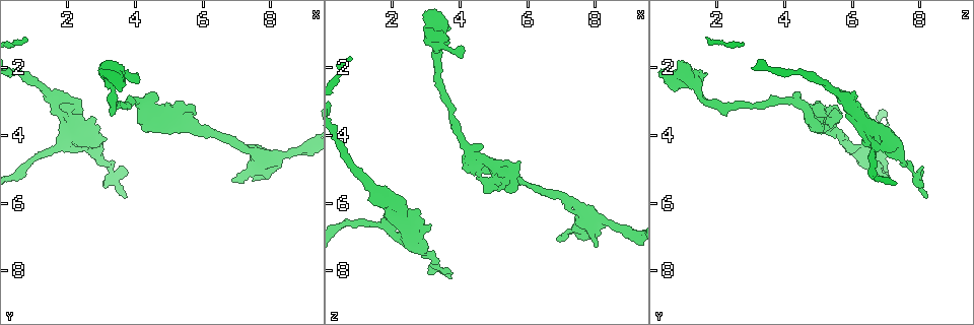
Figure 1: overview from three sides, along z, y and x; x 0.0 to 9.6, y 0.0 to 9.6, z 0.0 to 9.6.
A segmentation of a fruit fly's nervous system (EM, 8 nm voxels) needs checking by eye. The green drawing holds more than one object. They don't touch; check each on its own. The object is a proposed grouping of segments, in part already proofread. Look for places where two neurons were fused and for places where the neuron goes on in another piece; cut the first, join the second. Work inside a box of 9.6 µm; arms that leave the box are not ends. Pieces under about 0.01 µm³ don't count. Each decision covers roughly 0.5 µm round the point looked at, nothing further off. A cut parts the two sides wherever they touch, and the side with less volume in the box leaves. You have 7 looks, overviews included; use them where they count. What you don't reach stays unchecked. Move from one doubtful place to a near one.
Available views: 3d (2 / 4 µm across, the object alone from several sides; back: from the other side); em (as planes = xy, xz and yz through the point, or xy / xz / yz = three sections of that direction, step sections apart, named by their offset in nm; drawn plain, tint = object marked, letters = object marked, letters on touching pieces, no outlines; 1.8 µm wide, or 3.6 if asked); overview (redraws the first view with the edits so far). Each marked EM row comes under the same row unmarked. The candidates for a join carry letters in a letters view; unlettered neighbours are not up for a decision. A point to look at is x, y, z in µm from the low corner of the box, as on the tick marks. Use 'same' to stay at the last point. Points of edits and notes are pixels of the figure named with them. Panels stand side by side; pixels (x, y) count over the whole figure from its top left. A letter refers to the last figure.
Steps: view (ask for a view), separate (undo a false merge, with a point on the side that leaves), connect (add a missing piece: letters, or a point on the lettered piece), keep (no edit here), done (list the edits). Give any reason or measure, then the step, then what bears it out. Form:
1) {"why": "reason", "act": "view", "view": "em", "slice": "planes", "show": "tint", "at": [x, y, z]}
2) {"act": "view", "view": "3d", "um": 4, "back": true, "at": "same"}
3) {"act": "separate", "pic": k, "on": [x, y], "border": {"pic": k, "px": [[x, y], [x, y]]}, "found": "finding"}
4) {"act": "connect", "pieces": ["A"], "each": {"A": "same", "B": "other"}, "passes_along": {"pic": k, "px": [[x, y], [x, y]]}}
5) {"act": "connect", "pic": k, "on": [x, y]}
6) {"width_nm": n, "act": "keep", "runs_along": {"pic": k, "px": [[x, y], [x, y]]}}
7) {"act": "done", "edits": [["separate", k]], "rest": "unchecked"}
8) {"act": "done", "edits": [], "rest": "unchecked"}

{"why": "free end", "act": "view", "view": "em", "um": 3.6, "slice": "xz", "step": 8, "show": "tint", "at": [4.15, 3.60, 4.65]}

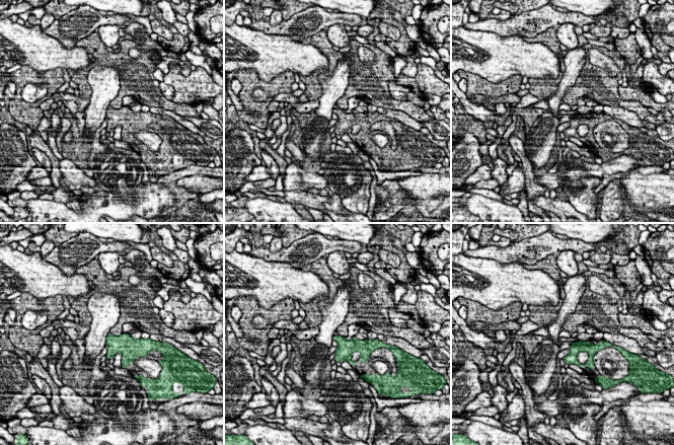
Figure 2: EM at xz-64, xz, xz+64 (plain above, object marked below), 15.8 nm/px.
{"act": "view", "view": "em", "um": 3.6, "slice": "planes", "show": "letters", "at": "same"}

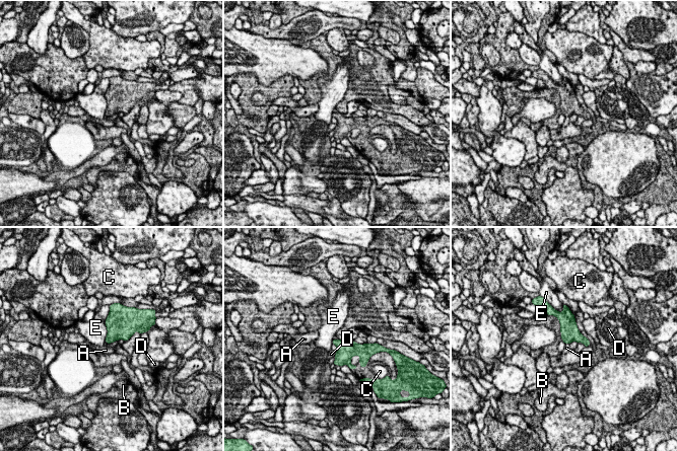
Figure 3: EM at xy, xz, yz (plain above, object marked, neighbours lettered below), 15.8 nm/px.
{"act": "keep", "each": {"A": "other", "B": "other", "C": "other", "D": "other", "E": "other"}, "border": {"pic": 3, "px": [[568, 343], [565, 345]]}, "found": "no lettered piece goes on from it"}

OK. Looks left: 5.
{"why": "three-way junction", "act": "view", "view": "em", "slice": "yz", "step": 4, "show": "tint", "at": [3.30, 2.50, 1.35]}

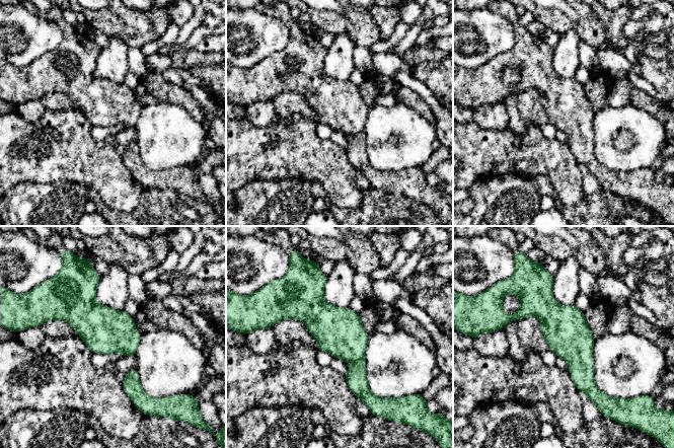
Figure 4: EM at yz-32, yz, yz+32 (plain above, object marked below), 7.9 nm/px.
{"why": "another direction", "act": "view", "view": "em", "slice": "xy", "step": 8, "show": "tint", "at": "same"}

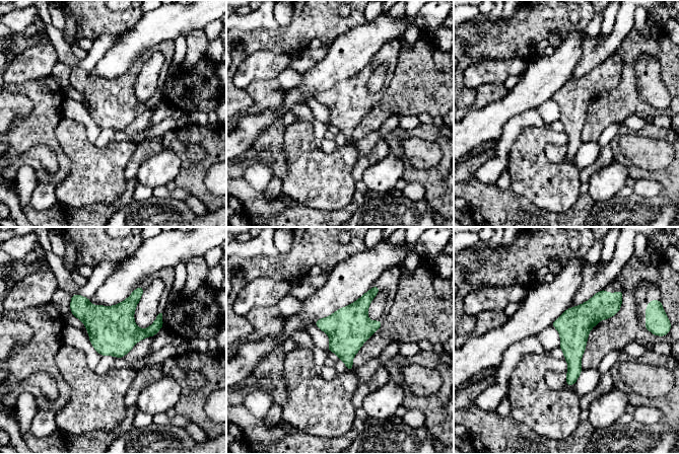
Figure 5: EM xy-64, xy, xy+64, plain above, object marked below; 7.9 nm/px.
{"act": "view", "view": "em", "slice": "xy", "step": 8, "show": "letters", "at": "same"}

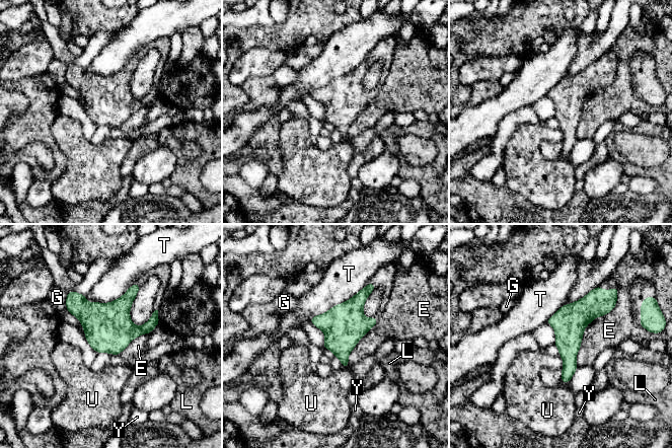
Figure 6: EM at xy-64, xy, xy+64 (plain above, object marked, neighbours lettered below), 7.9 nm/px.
{"longest_contact_nm": ["E", 550], "act": "keep", "each": {"E": "other", "G": "other", "L": "other", "T": "other", "U": "other", "Y": "other"}, "runs_along": {"pic": 6, "px": [[599, 290], [569, 326], [565, 380]]}, "found": "all the same neuron"}

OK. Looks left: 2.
{"why": "an open end", "act": "view", "view": "em", "slice": "planes", "show": "letters", "at": [7.60, 5.35, 7.05]}

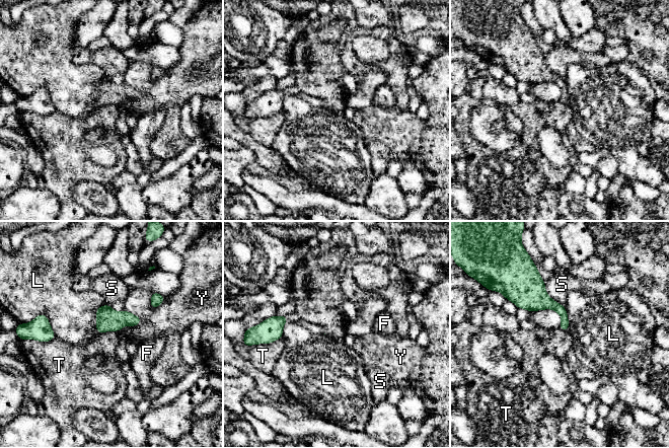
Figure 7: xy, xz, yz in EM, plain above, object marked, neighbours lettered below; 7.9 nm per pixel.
{"longest_contact_nm": ["L", 220], "act": "keep", "each": {"F": "other", "L": "other", "S": "other", "T": "other", "Y": "other"}, "border": {"pic": 7, "px": [[118, 331], [106, 330], [99, 334]]}, "found": "none of them fits"}

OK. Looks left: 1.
{"act": "done", "edits": [], "rest": "unchecked"}

